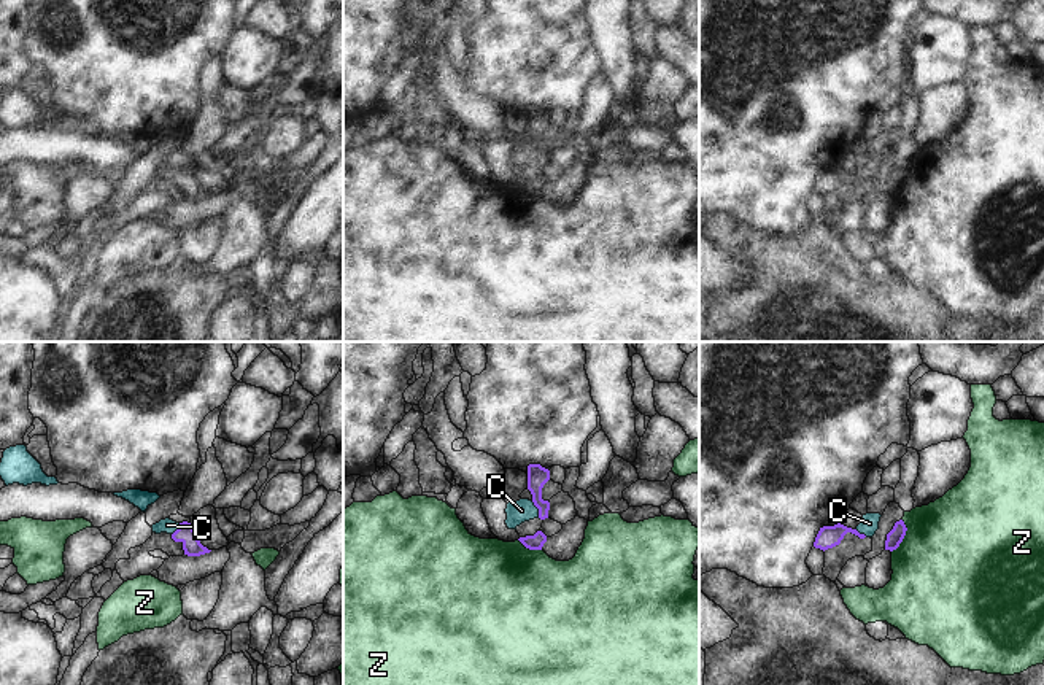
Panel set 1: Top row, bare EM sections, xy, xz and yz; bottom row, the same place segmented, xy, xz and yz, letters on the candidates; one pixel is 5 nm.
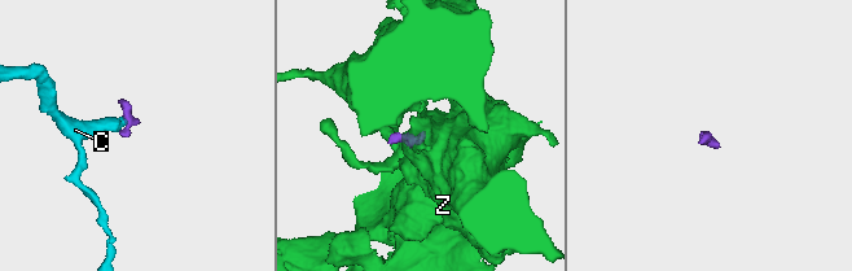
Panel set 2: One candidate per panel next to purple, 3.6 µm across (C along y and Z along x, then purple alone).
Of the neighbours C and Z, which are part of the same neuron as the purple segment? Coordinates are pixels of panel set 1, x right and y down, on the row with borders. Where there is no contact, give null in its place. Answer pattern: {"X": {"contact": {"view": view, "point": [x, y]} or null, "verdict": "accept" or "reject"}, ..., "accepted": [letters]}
{"C": {"contact": {"view": "xz", "point": [537, 507]}, "verdict": "accept"}, "Z": {"contact": {"view": "yz", "point": [904, 534]}, "verdict": "reject"}, "accepted": ["C"]}

